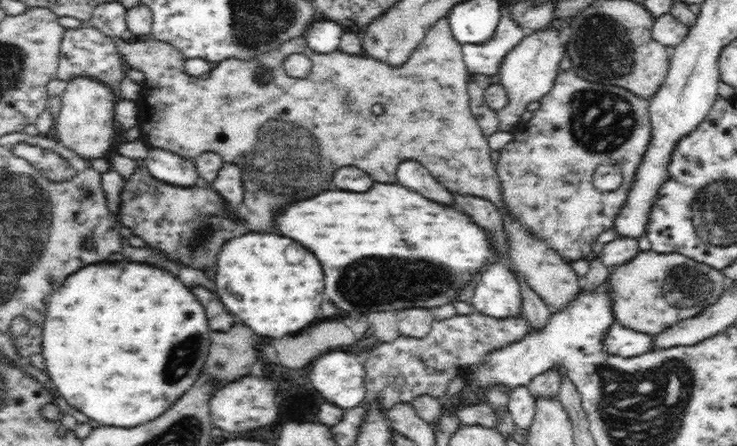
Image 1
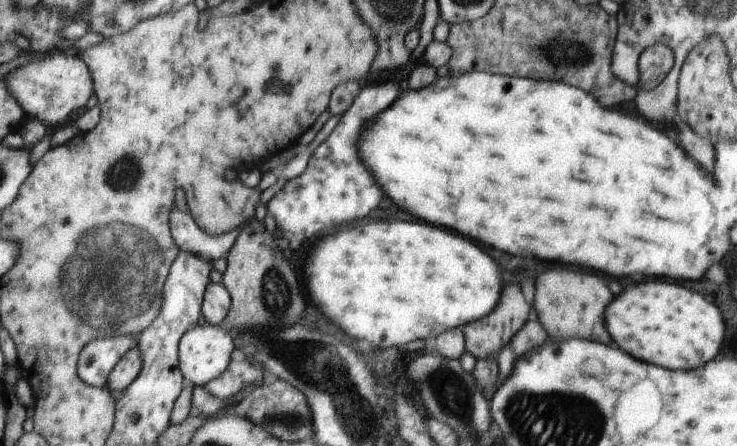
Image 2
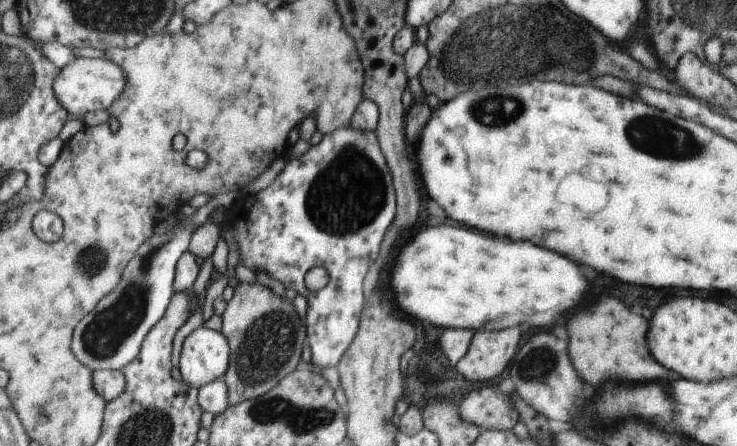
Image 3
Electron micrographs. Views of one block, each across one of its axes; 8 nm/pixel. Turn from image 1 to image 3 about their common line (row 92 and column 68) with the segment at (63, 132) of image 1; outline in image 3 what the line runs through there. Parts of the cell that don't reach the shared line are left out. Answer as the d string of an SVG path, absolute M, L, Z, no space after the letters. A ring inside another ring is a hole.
M78 58L61 69L54 92L71 118L83 119L88 112L107 110L128 86L128 76L118 64L106 58Z

